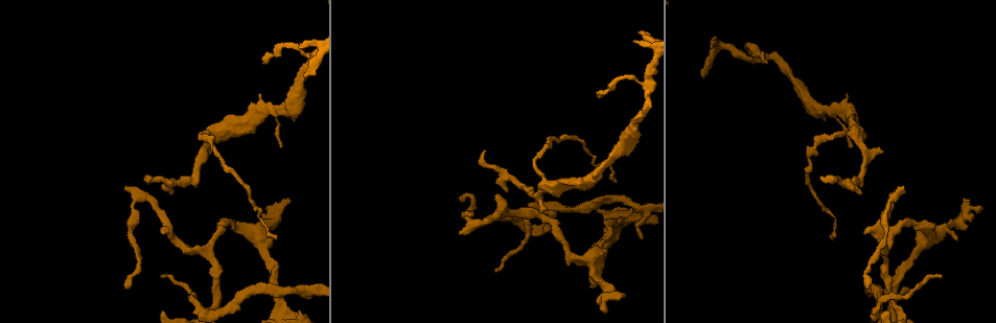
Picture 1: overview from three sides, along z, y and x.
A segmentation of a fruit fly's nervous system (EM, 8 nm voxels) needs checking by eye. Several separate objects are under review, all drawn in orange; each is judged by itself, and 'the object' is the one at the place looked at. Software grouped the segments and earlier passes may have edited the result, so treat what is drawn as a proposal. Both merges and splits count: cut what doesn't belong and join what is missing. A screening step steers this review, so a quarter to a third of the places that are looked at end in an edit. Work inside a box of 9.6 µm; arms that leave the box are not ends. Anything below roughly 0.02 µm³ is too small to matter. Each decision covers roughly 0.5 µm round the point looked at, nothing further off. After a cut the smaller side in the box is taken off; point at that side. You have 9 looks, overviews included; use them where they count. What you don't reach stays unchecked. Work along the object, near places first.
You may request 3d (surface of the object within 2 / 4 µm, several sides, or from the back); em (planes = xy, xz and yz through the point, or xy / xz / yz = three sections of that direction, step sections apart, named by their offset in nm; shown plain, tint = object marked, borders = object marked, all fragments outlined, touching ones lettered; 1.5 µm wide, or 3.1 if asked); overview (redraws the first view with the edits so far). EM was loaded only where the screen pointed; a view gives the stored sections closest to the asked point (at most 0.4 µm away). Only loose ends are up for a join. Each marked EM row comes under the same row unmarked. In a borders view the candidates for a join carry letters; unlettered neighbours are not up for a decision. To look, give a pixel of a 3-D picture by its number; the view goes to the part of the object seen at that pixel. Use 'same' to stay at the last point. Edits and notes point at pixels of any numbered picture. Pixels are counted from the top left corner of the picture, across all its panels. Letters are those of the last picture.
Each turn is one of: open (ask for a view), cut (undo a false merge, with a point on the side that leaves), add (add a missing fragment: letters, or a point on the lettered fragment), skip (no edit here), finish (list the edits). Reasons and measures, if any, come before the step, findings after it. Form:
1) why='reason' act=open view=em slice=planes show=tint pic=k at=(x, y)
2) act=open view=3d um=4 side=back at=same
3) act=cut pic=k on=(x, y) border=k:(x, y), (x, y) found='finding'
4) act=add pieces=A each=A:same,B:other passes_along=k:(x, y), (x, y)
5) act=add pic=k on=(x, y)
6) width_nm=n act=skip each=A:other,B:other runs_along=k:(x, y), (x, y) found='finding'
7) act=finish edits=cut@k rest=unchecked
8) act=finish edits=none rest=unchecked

why='thick turns thin' act=open view=em slice=planes show=borders pic=1 at=(585, 260)

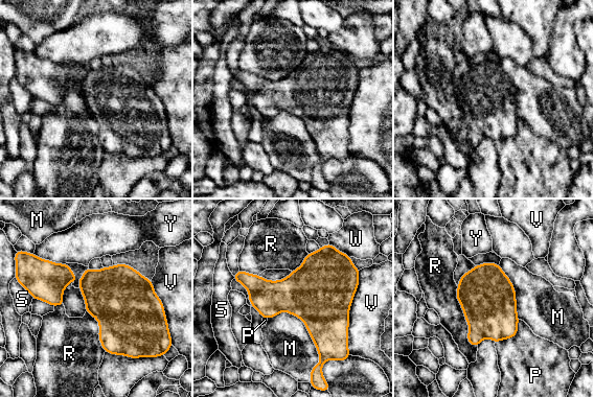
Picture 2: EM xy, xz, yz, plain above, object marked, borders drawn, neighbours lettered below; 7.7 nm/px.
width_nm=150 act=skip each=M:other,P:other,R:other,S:other,V:other,W:other,Y:other found='one neuron here'

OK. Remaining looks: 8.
why='tapers out' act=open view=3d um=2 pic=1 at=(851, 145)

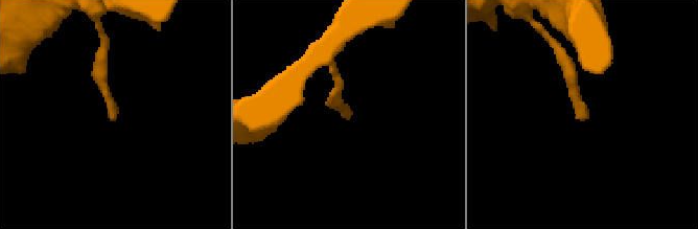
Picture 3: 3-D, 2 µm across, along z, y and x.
act=open view=em slice=planes show=borders pic=3 at=(344, 114)

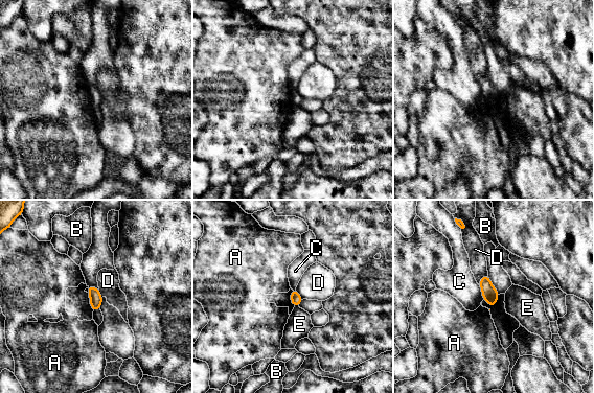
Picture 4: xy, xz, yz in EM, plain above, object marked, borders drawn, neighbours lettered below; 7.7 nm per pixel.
longest_contact=C:120nm act=skip each=A:other,B:other,C:other,D:other,E:other found='none of them fits'

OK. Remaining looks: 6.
why='an open end' act=open view=3d um=2 pic=1 at=(907, 287)

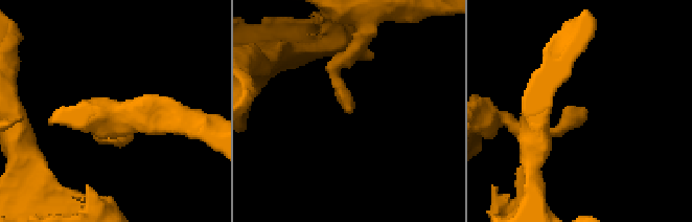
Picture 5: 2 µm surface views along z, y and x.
why='now the EM' act=open view=em slice=planes show=tint pic=5 at=(350, 112)

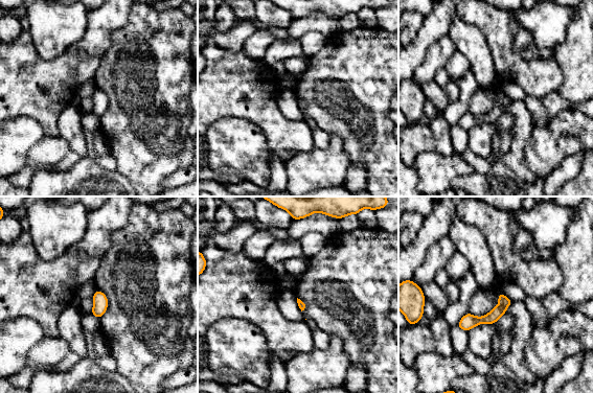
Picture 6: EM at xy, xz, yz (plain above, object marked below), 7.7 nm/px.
why='what lies round it' act=open view=em slice=planes show=borders at=same

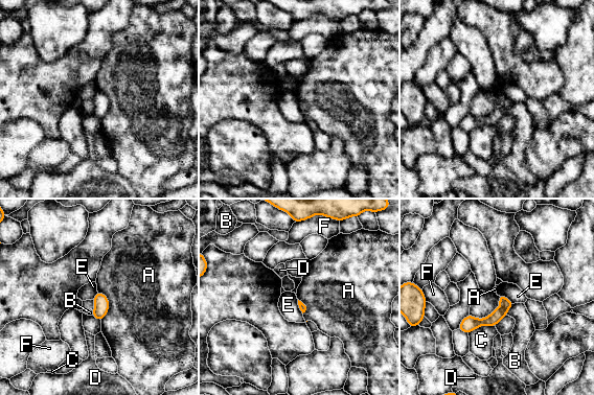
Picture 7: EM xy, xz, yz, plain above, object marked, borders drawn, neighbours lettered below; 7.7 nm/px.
act=skip each=A:other,B:other,C:other,D:other,E:other,F:other found='no lettered fragment goes on from it'

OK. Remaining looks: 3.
act=open view=em slice=planes show=borders pic=1 at=(290, 200)

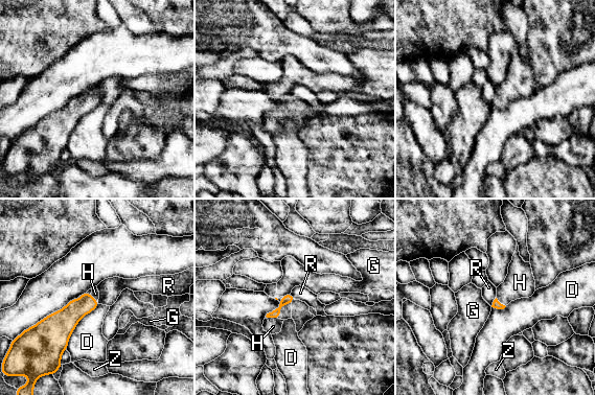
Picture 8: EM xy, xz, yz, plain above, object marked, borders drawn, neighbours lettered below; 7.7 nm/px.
act=add pieces=H each=D:other,G:other,H:same,R:other,Z:other found='it goes on there'

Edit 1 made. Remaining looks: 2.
act=finish edits=add@8 rest=unchecked

